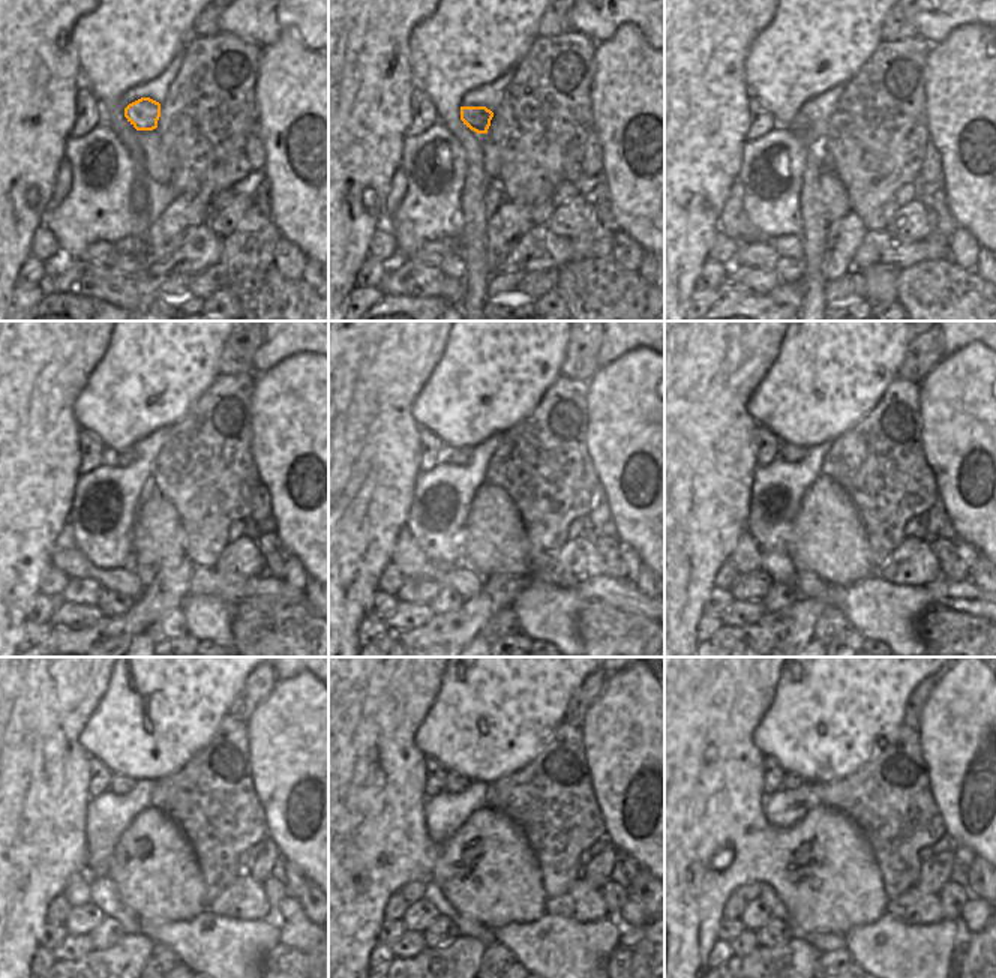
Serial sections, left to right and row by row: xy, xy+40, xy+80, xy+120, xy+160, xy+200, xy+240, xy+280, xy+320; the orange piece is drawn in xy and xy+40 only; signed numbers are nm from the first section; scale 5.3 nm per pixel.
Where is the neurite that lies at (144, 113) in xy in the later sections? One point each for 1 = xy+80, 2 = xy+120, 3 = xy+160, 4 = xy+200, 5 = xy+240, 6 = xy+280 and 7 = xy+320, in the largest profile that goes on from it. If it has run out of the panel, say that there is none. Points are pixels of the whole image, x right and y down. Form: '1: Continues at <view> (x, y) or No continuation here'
1: Continues at xy+80 (800, 122)
2: Continues at xy+120 (111, 458)
3: Continues at xy+160 (447, 455)
4: Continues at xy+200 (788, 453)
5: Continues at xy+240 (119, 783)
6: Continues at xy+280 (455, 783)
7: Continues at xy+320 (791, 782).

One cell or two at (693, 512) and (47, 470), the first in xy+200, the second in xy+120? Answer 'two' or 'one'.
one

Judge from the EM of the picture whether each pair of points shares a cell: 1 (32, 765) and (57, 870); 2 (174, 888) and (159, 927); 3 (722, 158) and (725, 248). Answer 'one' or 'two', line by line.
1: one
2: two
3: two

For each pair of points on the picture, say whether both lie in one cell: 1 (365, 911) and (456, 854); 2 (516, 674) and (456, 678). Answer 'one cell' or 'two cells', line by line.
1: one cell
2: one cell

